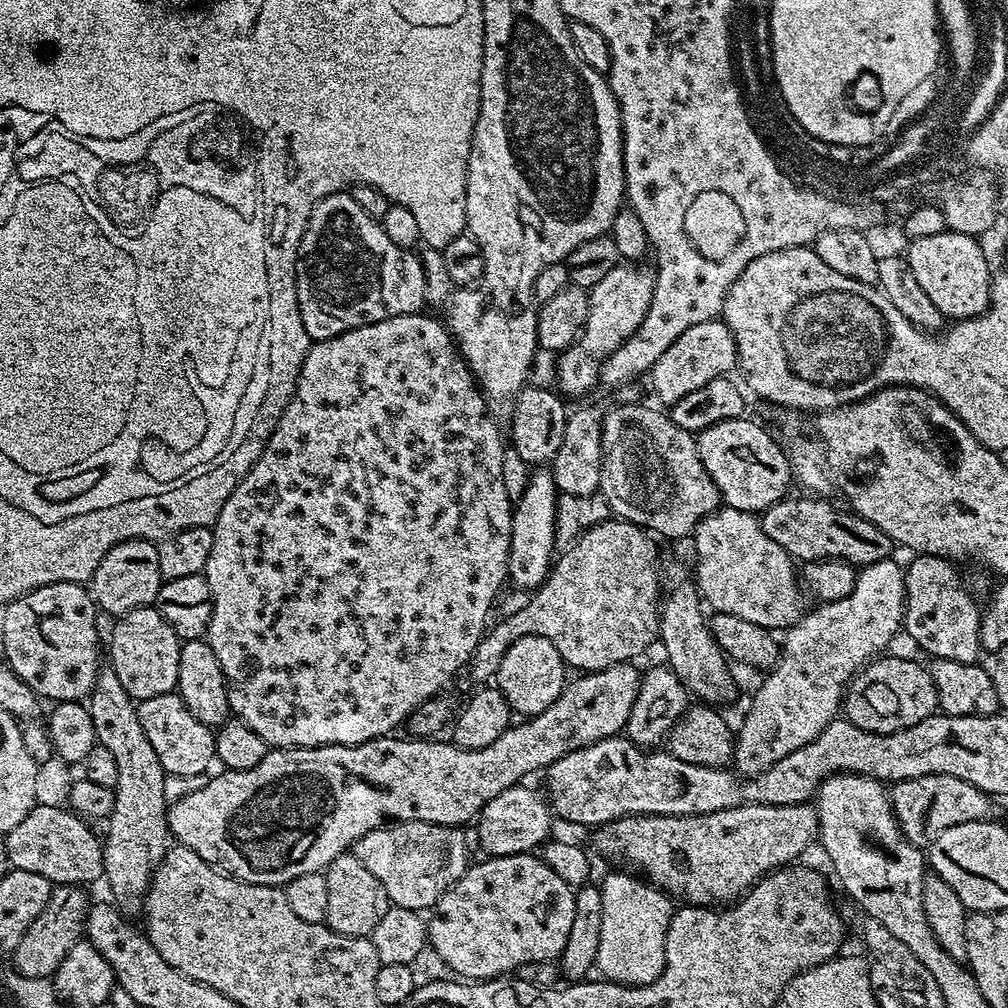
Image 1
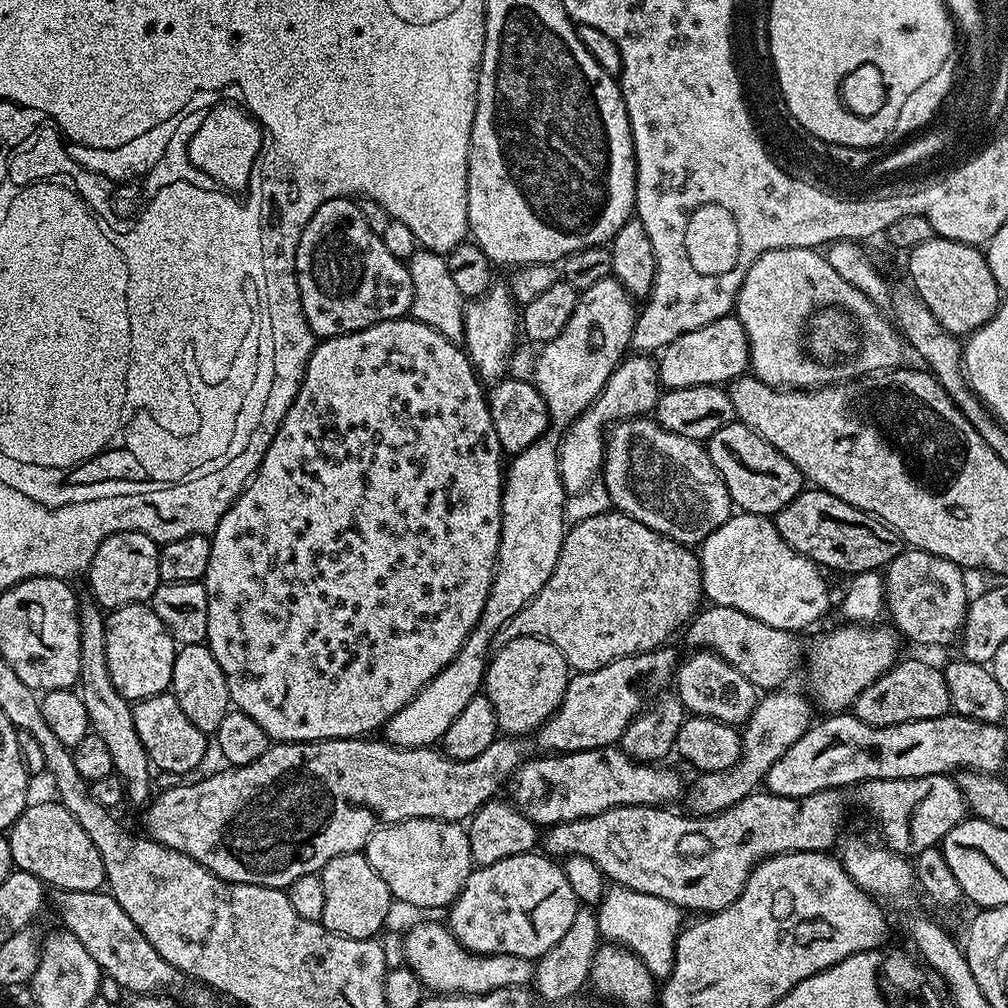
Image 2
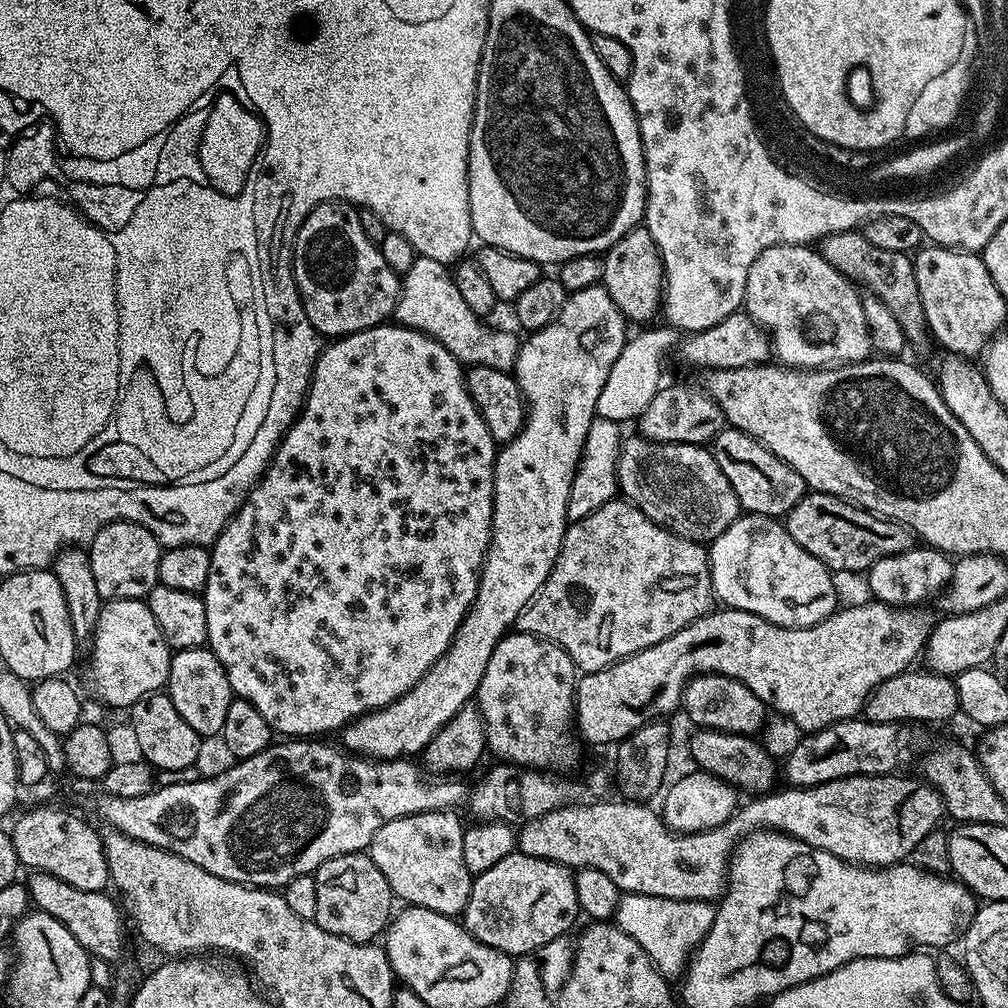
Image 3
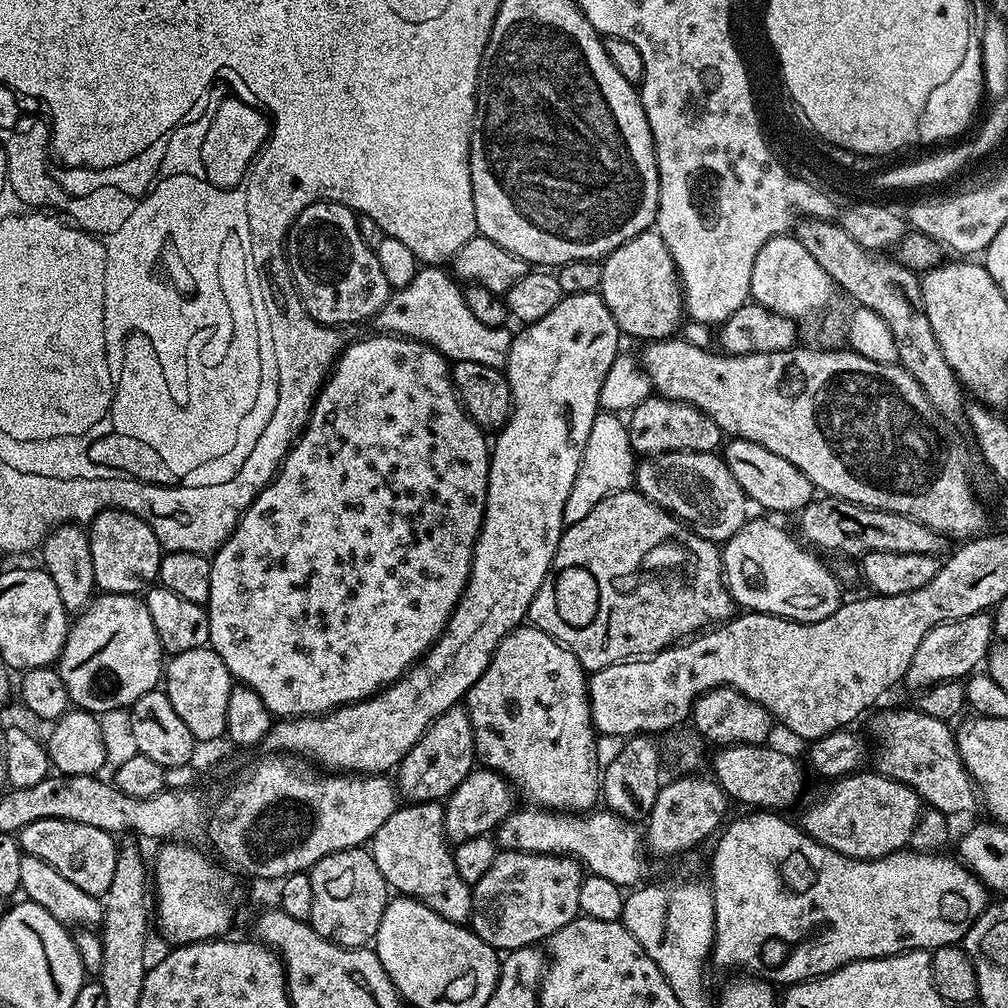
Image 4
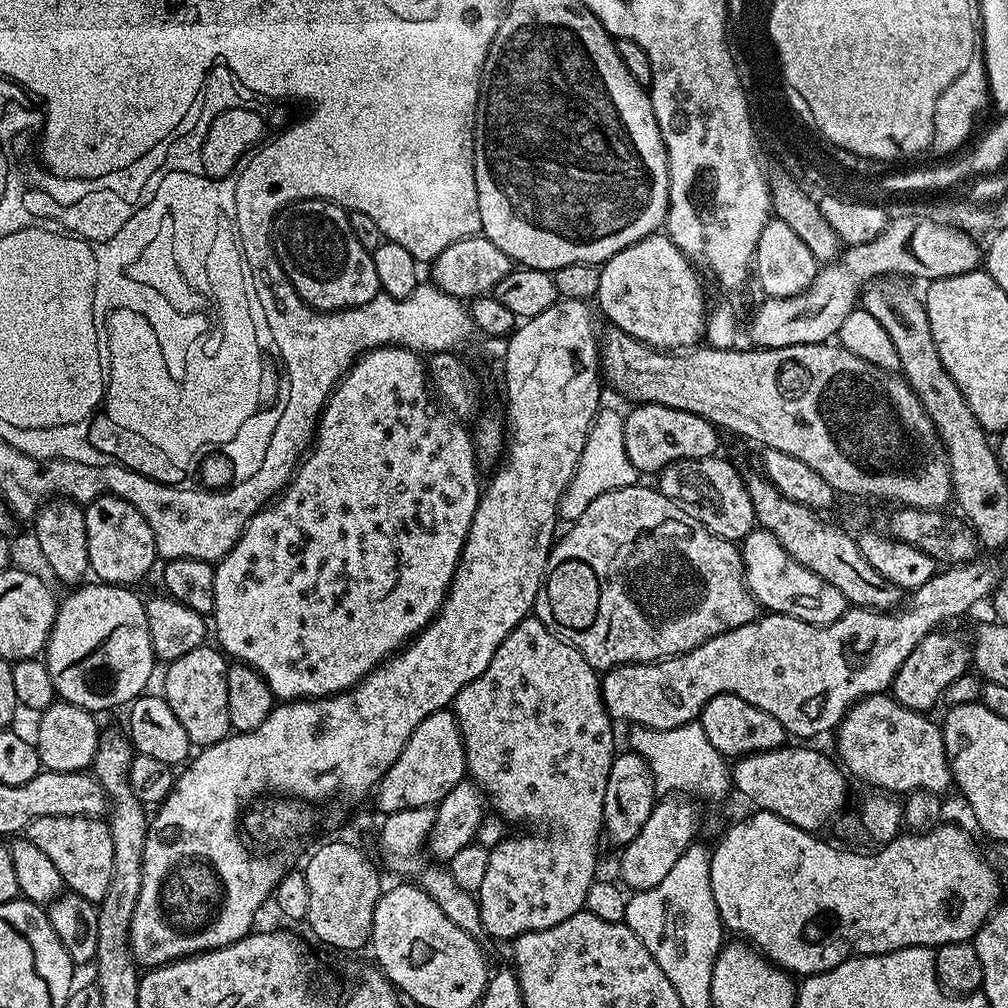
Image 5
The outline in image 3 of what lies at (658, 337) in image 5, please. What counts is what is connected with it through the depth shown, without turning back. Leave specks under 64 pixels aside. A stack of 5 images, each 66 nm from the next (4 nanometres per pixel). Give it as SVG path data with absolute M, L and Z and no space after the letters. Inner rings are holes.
M637 226L614 246L603 253L604 279L602 287L610 294L614 306L623 314L625 321L637 320L638 325L644 326L652 320L662 308L664 295L664 264L660 260L660 252L656 243L648 233L647 227Z

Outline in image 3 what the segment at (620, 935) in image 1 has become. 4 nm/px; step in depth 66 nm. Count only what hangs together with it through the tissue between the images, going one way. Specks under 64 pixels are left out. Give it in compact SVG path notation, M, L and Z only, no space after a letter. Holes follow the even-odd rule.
M650 894L621 895L615 912L614 923L621 928L652 960L652 965L664 975L665 980L675 981L687 969L692 953L706 938L716 917L716 908L706 900L675 900L658 898Z

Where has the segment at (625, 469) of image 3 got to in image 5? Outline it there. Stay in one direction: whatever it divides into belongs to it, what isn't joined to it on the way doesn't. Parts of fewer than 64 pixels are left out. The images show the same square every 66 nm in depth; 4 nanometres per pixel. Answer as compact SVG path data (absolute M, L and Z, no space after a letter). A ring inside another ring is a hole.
M717 454L706 458L679 460L666 465L658 473L658 479L660 479L658 491L674 503L683 506L691 516L698 518L698 522L702 522L702 526L706 526L706 530L710 530L715 536L720 536L723 540L740 542L757 527L754 502L750 498L748 485L742 472L740 476L739 470L730 461L723 460L722 457L723 455Z

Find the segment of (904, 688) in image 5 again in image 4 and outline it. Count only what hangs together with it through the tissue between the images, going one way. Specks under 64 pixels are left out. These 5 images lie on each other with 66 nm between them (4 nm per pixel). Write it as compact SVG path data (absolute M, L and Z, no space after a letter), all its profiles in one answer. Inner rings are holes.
M979 612L970 618L951 620L930 629L926 638L918 642L914 658L906 670L904 680L913 690L928 688L931 684L940 684L944 680L960 680L975 673L976 668L985 663L988 650L994 643L992 631L993 617L988 612Z

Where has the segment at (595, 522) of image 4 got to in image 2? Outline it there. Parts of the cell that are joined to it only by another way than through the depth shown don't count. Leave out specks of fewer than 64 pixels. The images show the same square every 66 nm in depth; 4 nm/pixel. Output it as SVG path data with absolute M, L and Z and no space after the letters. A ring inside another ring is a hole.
M609 510L602 514L594 514L594 518L577 520L567 529L560 557L550 574L550 578L542 586L540 593L525 608L518 610L518 614L514 614L514 618L510 618L497 630L495 643L502 645L514 638L522 638L523 636L536 636L540 640L549 640L562 653L569 669L576 672L589 672L590 670L598 670L602 666L606 666L611 660L617 660L623 656L636 656L640 652L650 652L661 647L667 641L664 639L675 628L681 627L680 629L683 629L691 621L701 604L702 585L700 582L699 555L691 547L680 544L677 540L671 540L668 536L663 536L646 526L642 526L642 522L638 522L621 512Z

